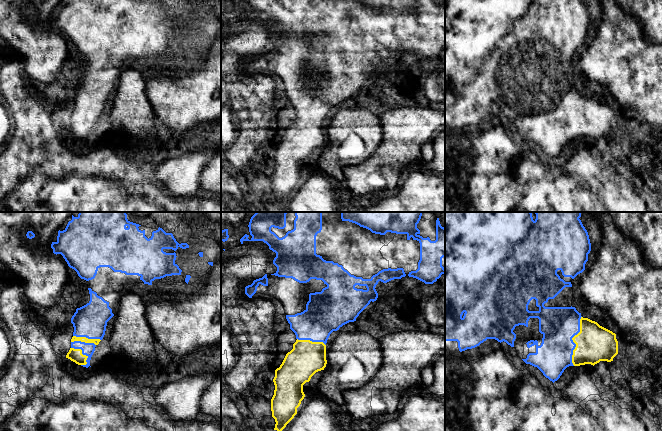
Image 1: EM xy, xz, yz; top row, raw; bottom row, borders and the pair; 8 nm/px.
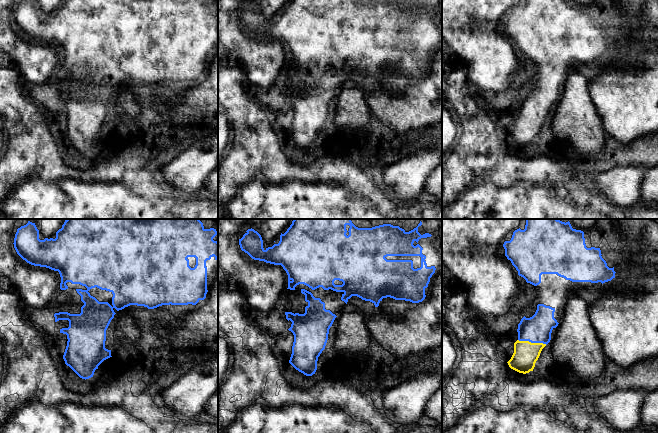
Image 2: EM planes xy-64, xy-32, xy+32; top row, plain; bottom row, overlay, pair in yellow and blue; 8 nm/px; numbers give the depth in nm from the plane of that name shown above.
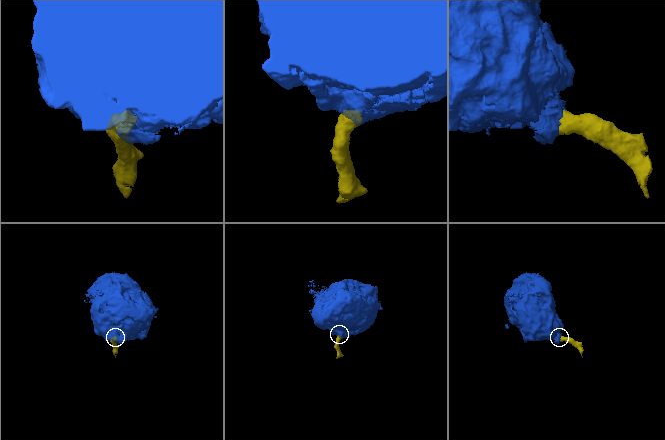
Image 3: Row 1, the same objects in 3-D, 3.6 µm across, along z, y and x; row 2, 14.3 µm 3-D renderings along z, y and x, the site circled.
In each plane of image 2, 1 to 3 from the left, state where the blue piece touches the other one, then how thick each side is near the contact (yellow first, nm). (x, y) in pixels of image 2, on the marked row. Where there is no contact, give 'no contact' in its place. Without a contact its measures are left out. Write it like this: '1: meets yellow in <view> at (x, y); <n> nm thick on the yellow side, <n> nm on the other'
1: no contact
2: no contact
3: meets yellow in xy+32 at (532, 343); 200 nm thick on the yellow side, 220 nm on the other

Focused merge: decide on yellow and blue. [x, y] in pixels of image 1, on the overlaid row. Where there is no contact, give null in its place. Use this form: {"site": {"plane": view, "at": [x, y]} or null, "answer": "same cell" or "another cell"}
{"site": {"plane": "yz", "at": [573, 341]}, "answer": "same cell"}

